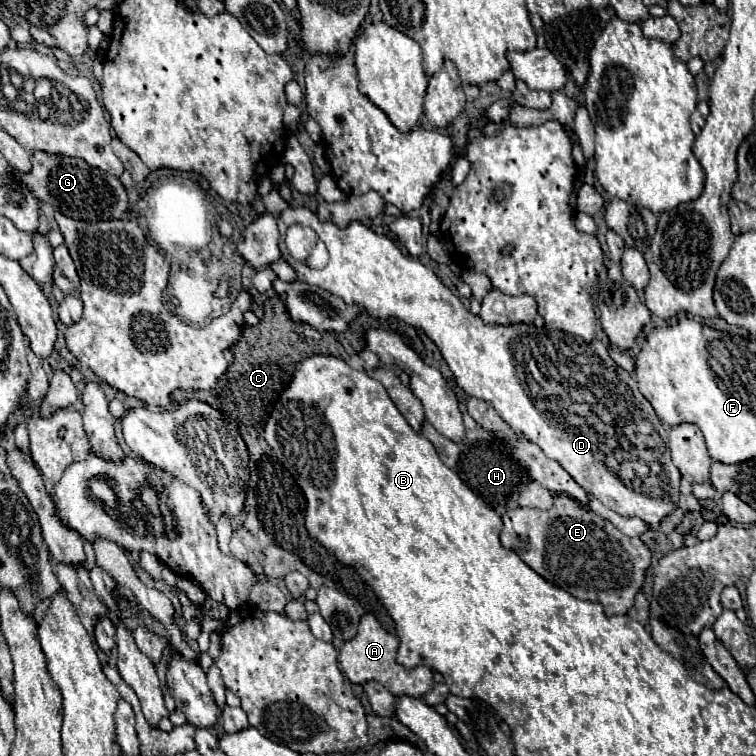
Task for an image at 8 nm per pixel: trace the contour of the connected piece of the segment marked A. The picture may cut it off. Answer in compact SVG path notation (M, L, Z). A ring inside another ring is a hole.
M364 614L358 626L358 634L344 642L340 648L340 668L348 676L350 682L364 684L366 680L378 680L382 686L386 686L394 696L414 696L420 698L426 692L432 690L434 678L432 670L428 666L416 666L416 668L404 668L396 662L396 650L398 650L398 638L388 634L374 614Z

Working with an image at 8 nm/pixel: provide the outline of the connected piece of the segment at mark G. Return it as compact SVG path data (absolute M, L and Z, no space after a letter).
M34 152L30 160L32 170L28 174L14 174L20 182L24 182L24 186L28 186L36 194L36 198L52 206L54 210L78 220L114 220L122 218L122 214L128 210L126 190L116 176L110 176L98 168L88 166L84 160L70 156Z

